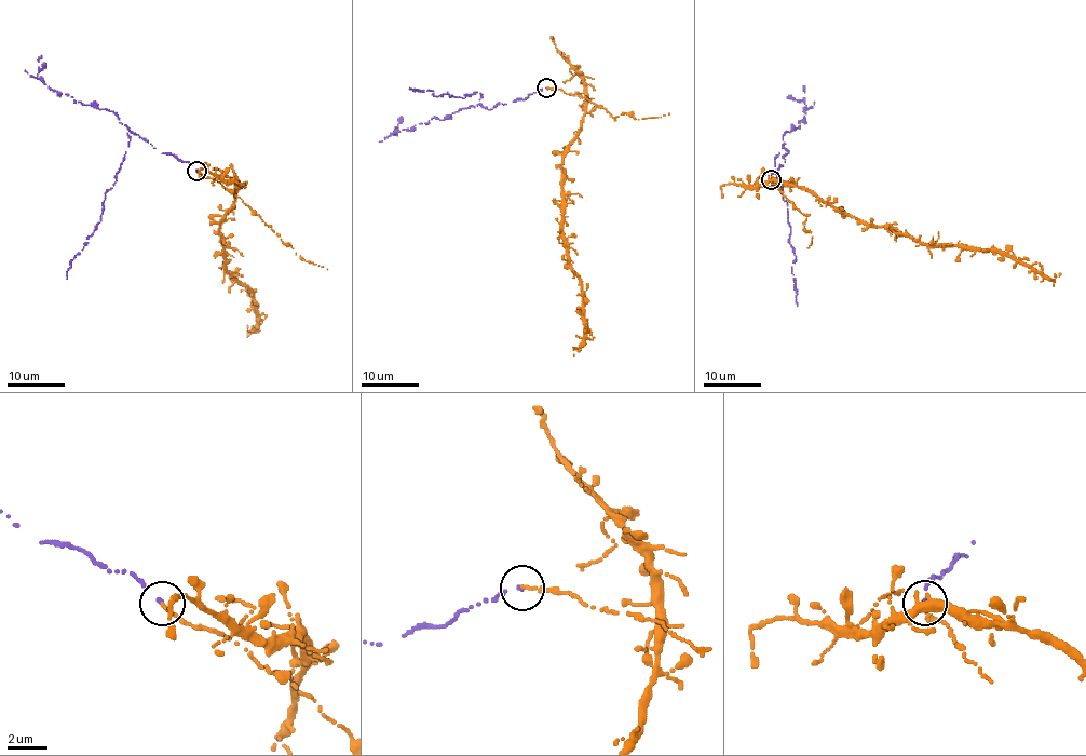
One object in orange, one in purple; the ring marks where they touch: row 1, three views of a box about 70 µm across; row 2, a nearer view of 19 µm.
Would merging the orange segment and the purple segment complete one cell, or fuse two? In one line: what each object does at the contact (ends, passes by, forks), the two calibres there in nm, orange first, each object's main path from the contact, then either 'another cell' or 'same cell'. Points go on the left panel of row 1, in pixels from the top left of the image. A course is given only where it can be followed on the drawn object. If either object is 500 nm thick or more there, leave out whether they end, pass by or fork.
orange ends | purple ends | 170/140 nm | orange via (198, 171), (227, 189), (238, 190), (220, 232), (226, 270), (250, 292), (257, 325), (252, 333), (247, 325) | purple via (198, 170), (162, 153), (127, 129), (130, 139), (114, 183), (105, 193), (100, 220), (71, 261), (67, 279) | another cell

